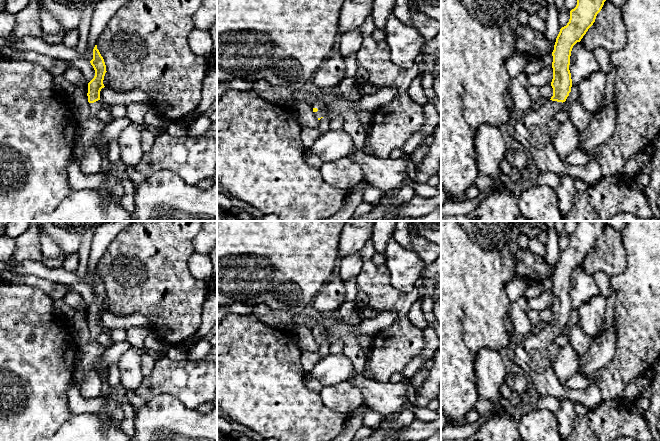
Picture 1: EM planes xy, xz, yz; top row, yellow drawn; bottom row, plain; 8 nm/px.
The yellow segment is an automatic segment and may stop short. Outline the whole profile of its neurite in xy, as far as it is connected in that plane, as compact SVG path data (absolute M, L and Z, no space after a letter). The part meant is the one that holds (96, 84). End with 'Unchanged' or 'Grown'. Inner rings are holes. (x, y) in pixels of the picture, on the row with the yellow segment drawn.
M97 45L93 49L93 59L90 61L95 70L94 78L88 83L88 102L90 116L78 124L76 131L76 144L84 149L84 157L79 163L82 173L86 175L95 174L102 169L102 157L100 150L93 145L93 141L98 137L110 140L117 139L122 131L133 122L127 118L114 118L111 122L105 123L97 118L97 114L104 108L100 100L100 91L104 88L103 80L106 65Z. Grown

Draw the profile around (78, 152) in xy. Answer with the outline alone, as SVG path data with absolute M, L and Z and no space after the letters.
M76 144L73 148L73 157L75 159L75 162L78 164L82 161L84 157L84 149L81 145Z

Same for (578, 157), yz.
M577 149L568 155L566 160L571 165L587 165L589 156L584 151Z

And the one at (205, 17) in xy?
M202 0L202 4L193 15L195 28L210 31L217 21L217 0Z

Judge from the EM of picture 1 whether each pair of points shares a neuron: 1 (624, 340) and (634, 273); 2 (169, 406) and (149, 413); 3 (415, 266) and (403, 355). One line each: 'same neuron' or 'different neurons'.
1: same neuron
2: same neuron
3: different neurons

